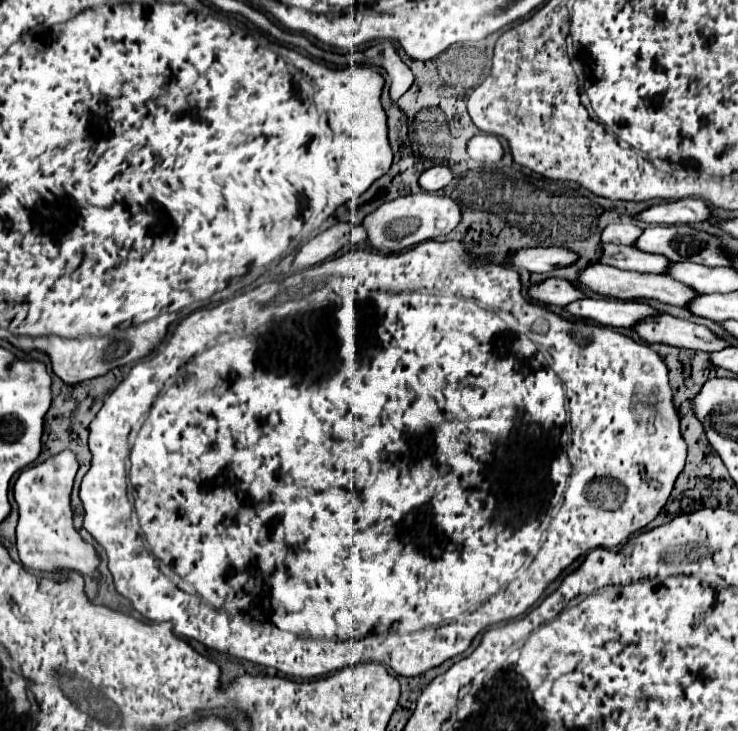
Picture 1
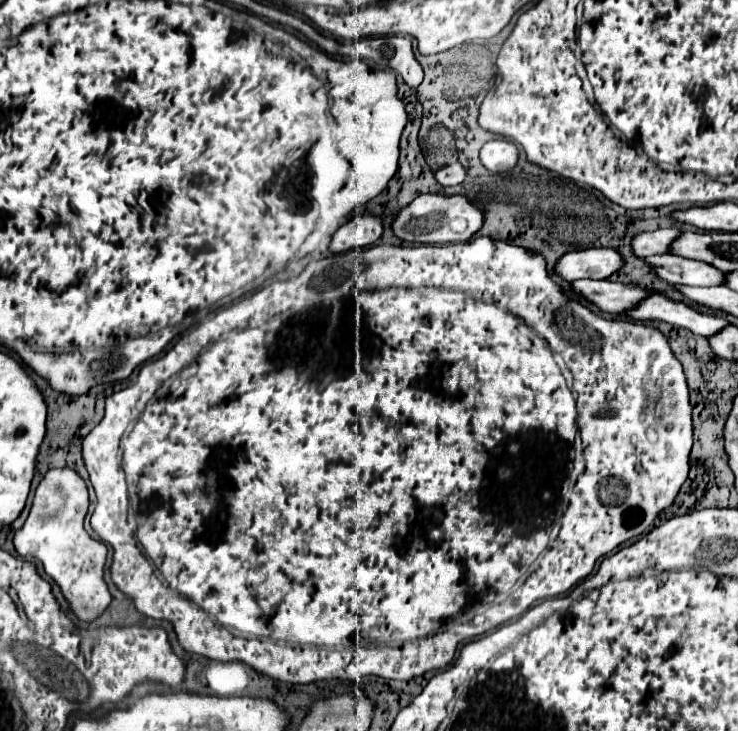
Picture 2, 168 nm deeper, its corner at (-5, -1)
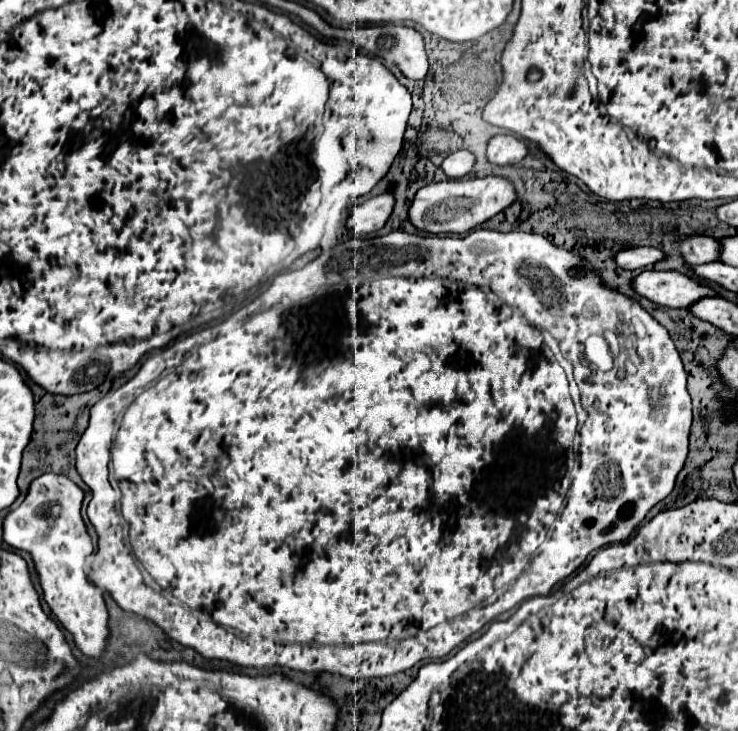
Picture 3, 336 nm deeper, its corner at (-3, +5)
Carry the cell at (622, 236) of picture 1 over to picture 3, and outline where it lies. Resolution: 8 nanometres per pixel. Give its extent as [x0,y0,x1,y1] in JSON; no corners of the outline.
[681,235,721,265]

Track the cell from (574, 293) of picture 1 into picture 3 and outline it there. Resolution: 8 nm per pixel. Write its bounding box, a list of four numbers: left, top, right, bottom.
[633,271,717,309]

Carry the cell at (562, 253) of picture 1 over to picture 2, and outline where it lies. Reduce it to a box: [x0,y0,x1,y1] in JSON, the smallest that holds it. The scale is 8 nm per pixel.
[555,249,623,279]

